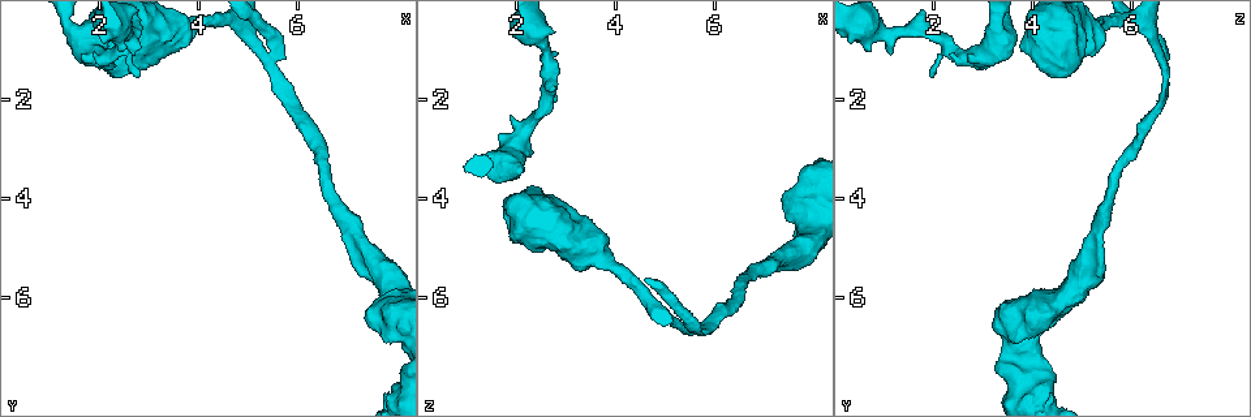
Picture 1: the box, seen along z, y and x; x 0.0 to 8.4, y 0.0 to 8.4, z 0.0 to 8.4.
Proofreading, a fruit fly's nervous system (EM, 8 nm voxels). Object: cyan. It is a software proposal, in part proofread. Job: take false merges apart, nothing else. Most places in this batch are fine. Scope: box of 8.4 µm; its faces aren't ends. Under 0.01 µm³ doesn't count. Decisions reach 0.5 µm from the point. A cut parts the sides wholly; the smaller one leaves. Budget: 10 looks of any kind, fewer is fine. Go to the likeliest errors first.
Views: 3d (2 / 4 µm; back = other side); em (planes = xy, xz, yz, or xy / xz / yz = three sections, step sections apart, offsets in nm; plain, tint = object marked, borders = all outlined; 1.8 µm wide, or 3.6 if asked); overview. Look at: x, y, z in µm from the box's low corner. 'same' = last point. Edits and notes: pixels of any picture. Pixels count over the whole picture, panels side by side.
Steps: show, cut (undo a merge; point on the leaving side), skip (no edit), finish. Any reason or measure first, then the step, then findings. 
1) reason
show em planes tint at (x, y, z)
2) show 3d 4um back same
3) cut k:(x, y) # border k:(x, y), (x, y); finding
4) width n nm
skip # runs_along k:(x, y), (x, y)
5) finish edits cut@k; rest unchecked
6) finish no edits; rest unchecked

sharp bend
show em xz step 16 tint at (2.40, 0.70, 4.80)

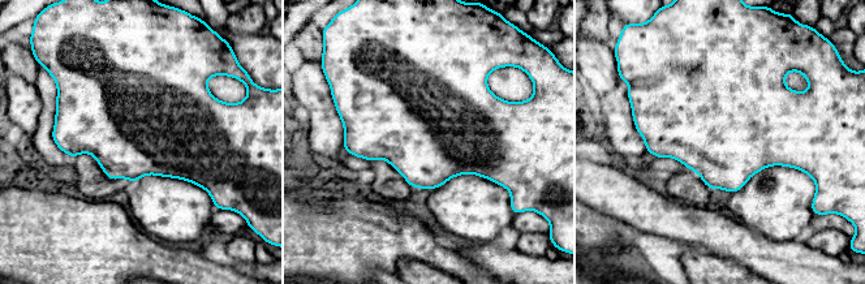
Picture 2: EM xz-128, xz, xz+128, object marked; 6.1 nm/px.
another direction
show em planes tint same

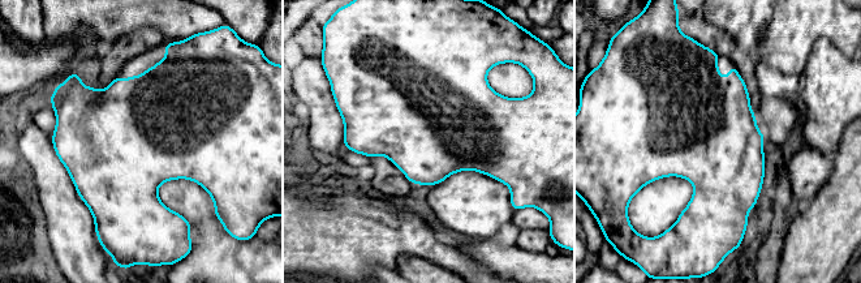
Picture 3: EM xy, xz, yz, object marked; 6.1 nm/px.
width 650 nm
skip # one neuron here

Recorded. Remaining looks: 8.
calibre changes
show 3d 4um at (7.95, 6.25, 4.15)

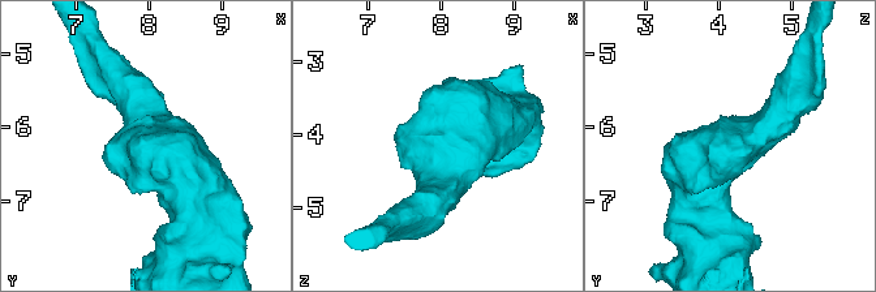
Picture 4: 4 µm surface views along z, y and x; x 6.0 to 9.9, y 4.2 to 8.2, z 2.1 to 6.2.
show em 3.6um planes tint at (7.95, 6.20, 4.10)

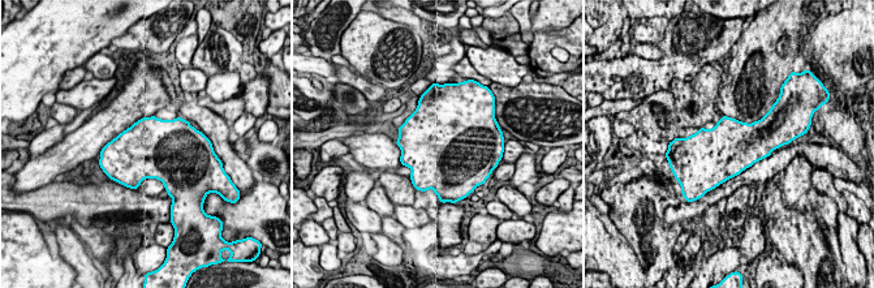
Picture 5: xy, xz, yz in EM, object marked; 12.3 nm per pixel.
skip # continuous, no second neuron

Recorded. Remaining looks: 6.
a narrow waist
show em 3.6um planes tint at (1.90, 1.10, 3.15)

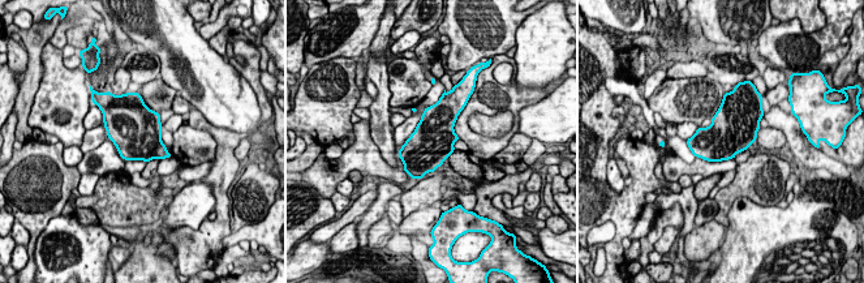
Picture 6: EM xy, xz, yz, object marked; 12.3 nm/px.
skip # one neuron here

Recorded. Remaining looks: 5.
thick turns thin
show 3d 4um back at (2.50, 0.60, 0.75)

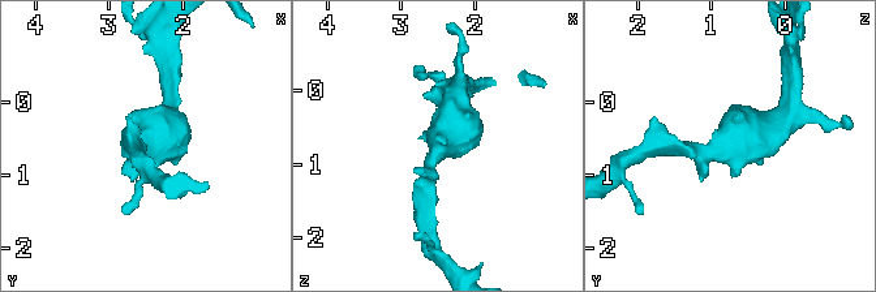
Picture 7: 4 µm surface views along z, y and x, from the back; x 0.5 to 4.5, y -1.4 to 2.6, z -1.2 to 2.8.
need the tissue
show em 3.6um xz step 4 plain at (2.45, 0.55, 0.75)

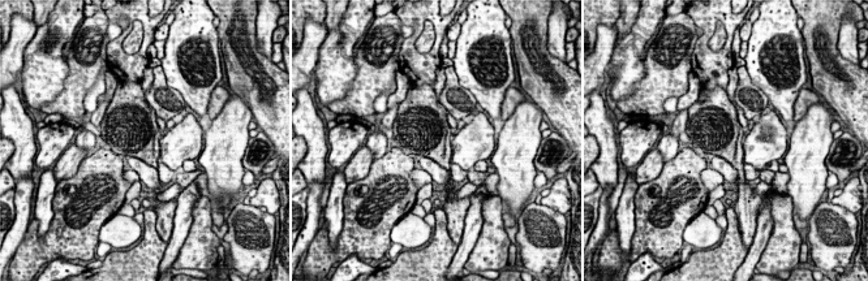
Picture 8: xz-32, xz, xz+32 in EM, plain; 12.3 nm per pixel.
with the object marked
show em 3.6um xz step 4 tint same

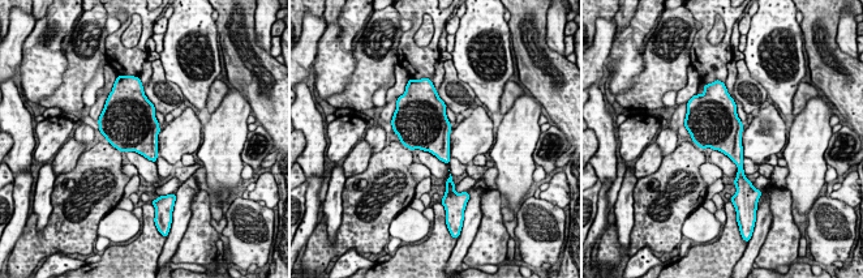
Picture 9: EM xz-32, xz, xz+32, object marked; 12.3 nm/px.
width 500 nm
skip # one neuron here

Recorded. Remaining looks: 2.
finish no edits; rest unchecked

